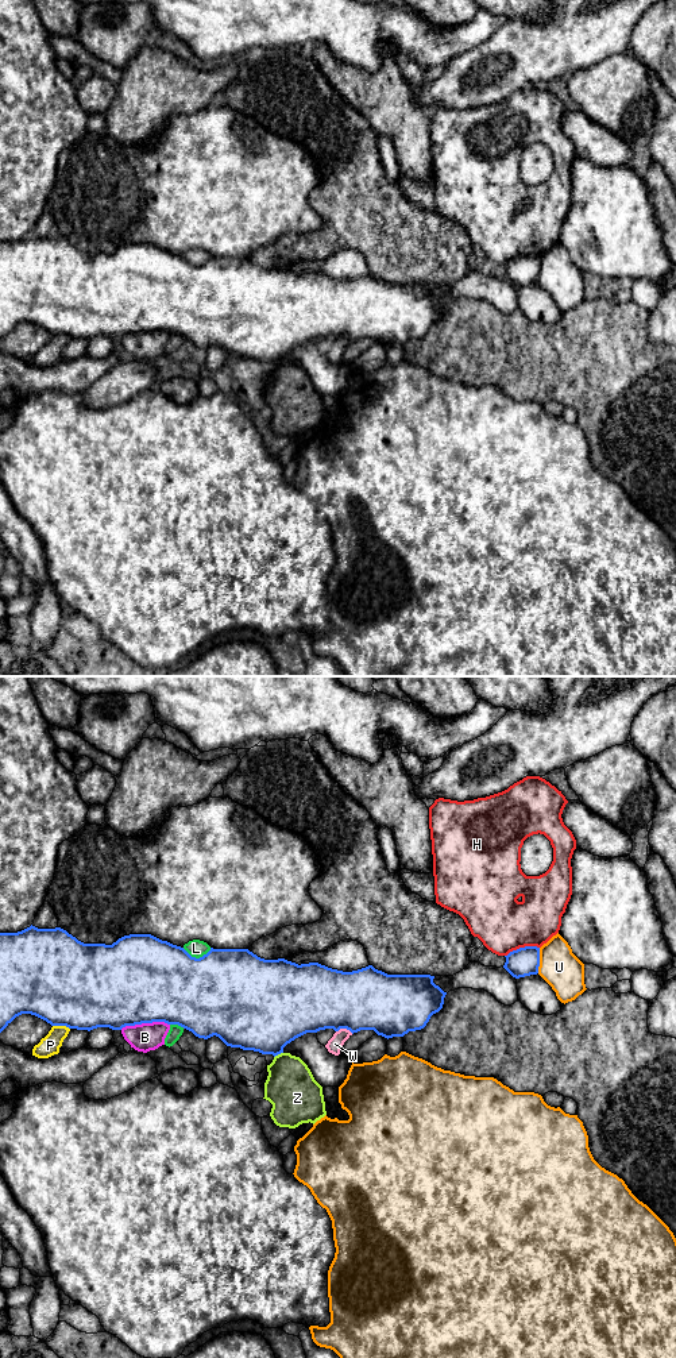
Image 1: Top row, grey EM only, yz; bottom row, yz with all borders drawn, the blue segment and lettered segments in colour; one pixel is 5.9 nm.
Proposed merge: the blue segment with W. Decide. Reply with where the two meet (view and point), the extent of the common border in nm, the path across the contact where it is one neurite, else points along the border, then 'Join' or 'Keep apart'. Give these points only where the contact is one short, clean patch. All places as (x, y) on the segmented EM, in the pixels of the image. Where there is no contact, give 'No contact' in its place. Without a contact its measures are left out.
Touches blue at yz (344, 1027). Shared border 110 nm. Join

